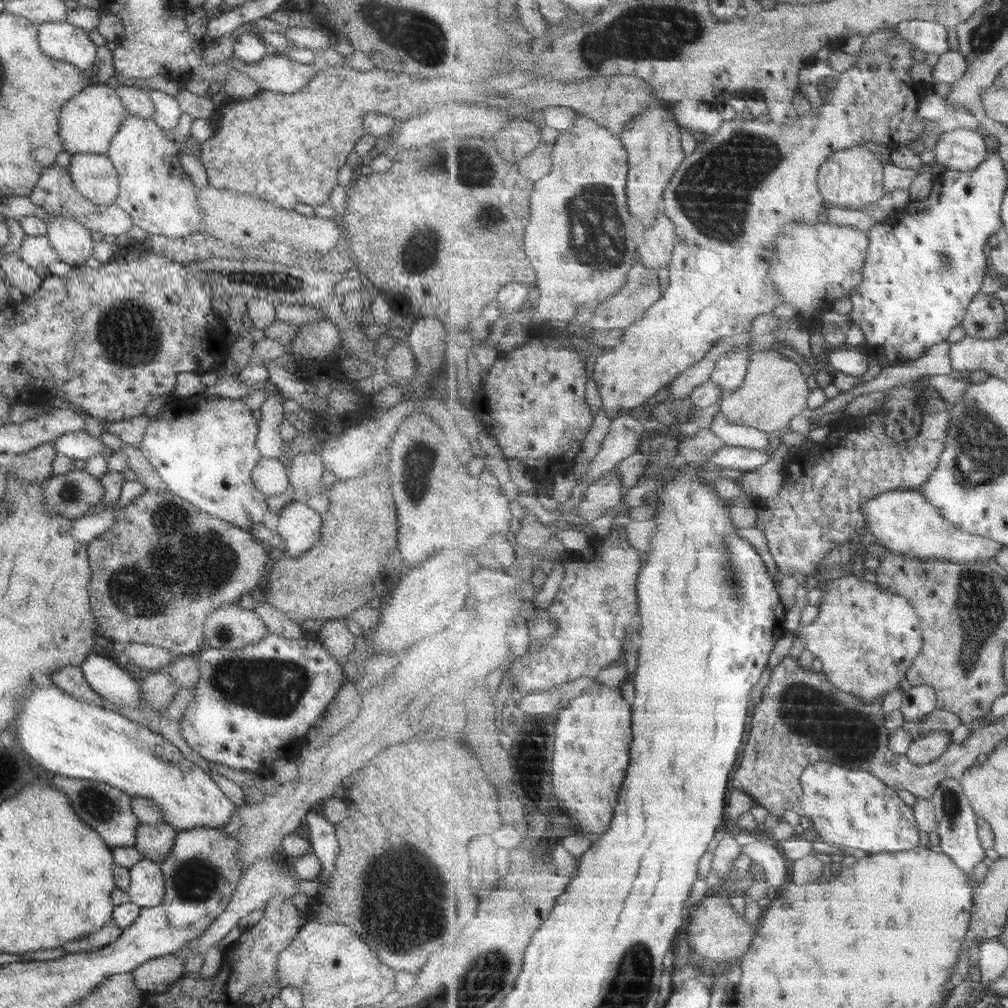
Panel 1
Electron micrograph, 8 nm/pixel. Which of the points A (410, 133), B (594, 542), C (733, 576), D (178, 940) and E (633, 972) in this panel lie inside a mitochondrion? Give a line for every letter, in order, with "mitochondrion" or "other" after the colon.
A: other
B: other
C: mitochondrion
D: other
E: mitochondrion

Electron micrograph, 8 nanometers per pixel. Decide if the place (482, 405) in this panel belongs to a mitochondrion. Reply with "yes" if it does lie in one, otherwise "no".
no

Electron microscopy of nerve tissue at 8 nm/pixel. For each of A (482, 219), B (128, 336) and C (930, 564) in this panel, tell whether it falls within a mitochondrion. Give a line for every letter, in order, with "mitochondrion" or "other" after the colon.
A: mitochondrion
B: mitochondrion
C: other

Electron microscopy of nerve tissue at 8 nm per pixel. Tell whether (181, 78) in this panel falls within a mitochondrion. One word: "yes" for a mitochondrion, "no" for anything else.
no

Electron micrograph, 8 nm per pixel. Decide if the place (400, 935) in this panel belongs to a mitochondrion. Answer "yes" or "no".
yes

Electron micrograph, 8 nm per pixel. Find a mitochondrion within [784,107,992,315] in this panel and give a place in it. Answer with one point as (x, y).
(945, 259)

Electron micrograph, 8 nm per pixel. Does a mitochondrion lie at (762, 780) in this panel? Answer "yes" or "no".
no

